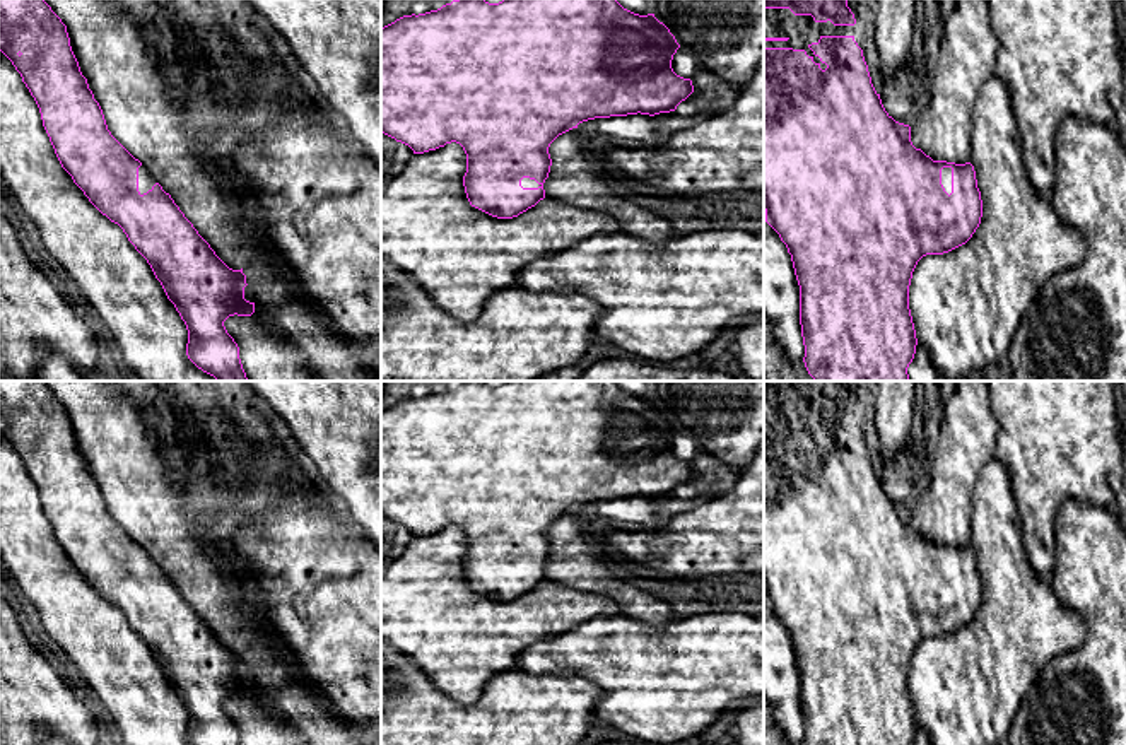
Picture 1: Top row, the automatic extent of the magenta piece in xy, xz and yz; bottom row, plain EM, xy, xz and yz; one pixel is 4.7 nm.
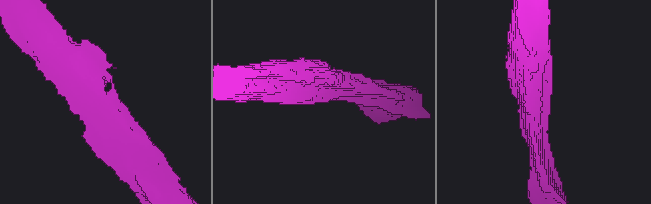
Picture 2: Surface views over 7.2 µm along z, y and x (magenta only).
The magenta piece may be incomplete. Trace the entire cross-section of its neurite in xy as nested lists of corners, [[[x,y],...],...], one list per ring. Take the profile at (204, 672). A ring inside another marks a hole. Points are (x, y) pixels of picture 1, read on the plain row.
[[[0,381],[0,434],[12,444],[15,453],[21,456],[22,465],[29,472],[31,478],[34,480],[43,509],[50,519],[50,525],[55,531],[55,537],[62,547],[62,550],[72,559],[73,566],[84,574],[89,584],[111,605],[118,607],[123,615],[126,617],[128,624],[135,629],[135,632],[147,642],[150,648],[155,661],[161,665],[167,682],[174,687],[176,694],[179,695],[181,702],[188,713],[188,726],[186,726],[186,738],[191,745],[241,745],[239,742],[239,730],[234,721],[227,716],[224,704],[229,699],[251,699],[255,695],[255,685],[244,682],[244,670],[246,658],[241,653],[229,651],[210,631],[210,627],[198,617],[193,607],[185,600],[179,590],[174,586],[169,576],[162,572],[157,566],[155,559],[152,557],[150,550],[144,548],[138,542],[135,542],[108,513],[103,492],[99,485],[94,482],[92,473],[89,472],[87,461],[82,458],[79,444],[72,434],[70,420],[67,415],[67,408],[62,402],[51,393],[51,390],[44,384],[44,381]]]

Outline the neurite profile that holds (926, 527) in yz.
[[[957,381],[943,403],[930,487],[911,507],[912,528],[933,543],[971,543],[976,484],[994,455],[998,431],[988,381]]]

